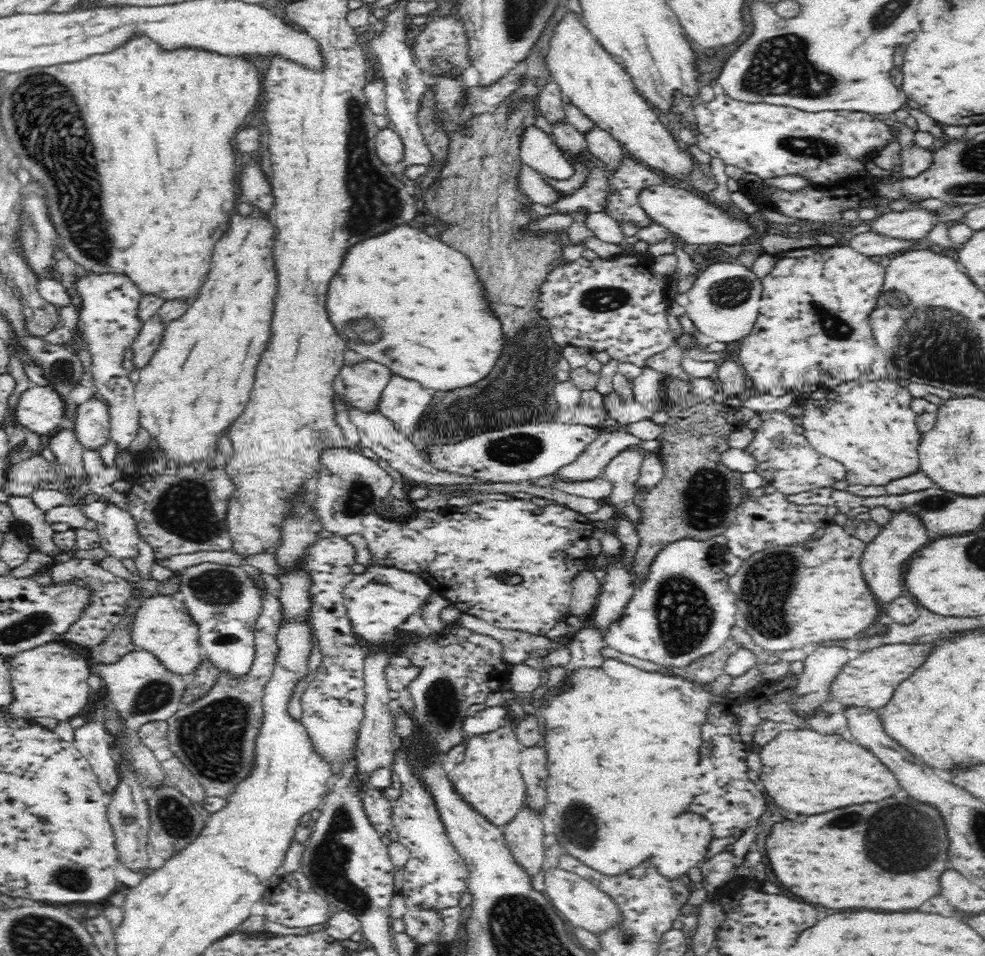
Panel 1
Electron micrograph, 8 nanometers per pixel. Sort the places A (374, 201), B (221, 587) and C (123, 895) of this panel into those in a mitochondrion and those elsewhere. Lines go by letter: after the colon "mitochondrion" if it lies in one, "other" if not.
A: mitochondrion
B: mitochondrion
C: other

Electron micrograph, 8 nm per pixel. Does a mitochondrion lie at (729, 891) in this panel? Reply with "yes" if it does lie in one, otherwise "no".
no

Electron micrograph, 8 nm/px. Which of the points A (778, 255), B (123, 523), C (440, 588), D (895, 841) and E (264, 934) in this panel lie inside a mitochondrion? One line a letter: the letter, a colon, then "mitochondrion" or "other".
A: other
B: other
C: other
D: mitochondrion
E: other

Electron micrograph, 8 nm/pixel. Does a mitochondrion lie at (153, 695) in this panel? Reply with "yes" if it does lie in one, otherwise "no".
yes

